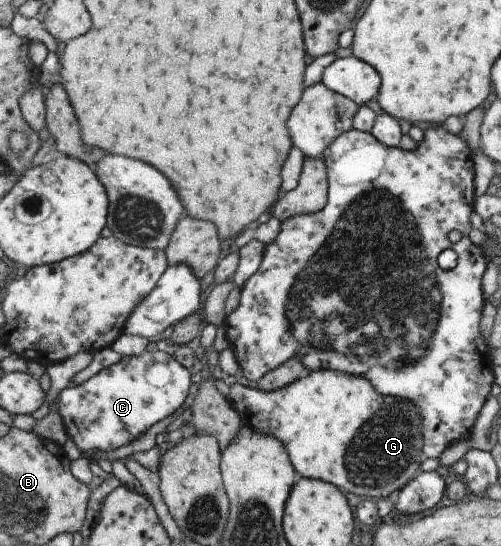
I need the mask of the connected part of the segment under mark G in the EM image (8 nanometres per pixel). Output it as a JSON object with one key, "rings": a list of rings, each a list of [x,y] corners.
{"rings":[[[319,368],[275,391],[259,391],[257,387],[234,383],[228,387],[225,398],[243,426],[257,429],[265,437],[271,435],[275,441],[283,443],[297,478],[317,479],[341,491],[377,500],[394,496],[419,472],[423,460],[419,411],[407,401],[381,397],[363,377]]]}

